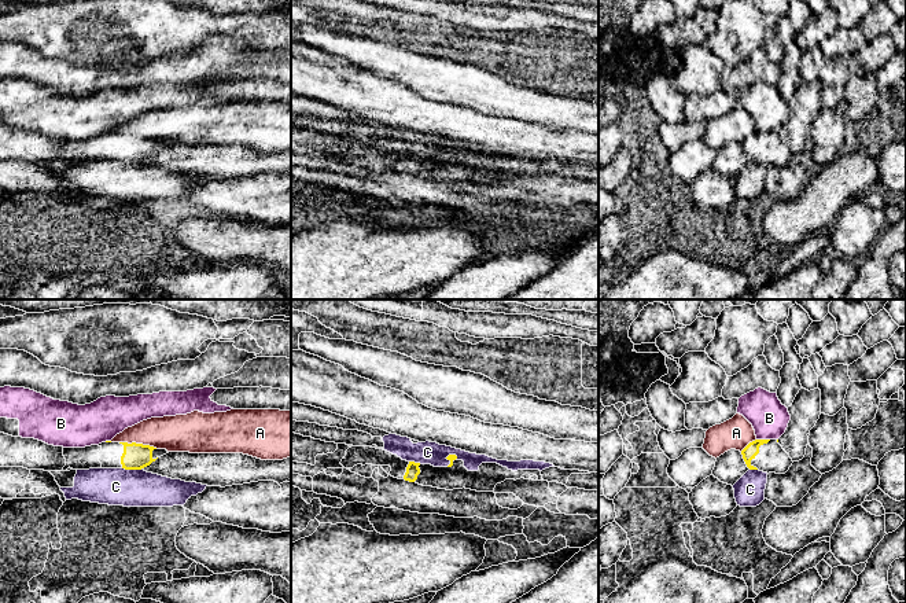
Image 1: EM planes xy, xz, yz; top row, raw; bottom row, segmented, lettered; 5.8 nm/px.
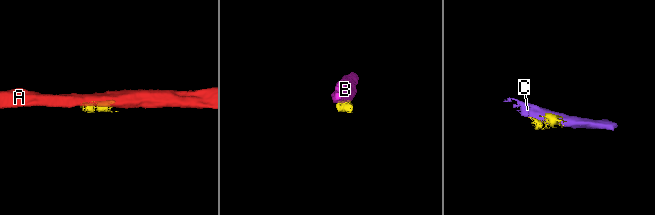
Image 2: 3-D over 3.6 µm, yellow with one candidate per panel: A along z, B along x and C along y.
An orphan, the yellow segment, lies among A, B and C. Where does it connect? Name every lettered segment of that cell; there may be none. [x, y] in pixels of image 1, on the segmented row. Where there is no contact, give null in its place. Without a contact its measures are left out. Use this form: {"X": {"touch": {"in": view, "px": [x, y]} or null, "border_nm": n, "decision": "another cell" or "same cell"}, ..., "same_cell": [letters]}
{"A": {"touch": {"in": "xy", "px": [139, 444]}, "border_nm": 220, "decision": "another cell"}, "B": {"touch": {"in": "yz", "px": [763, 440]}, "border_nm": 80, "decision": "another cell"}, "C": {"touch": {"in": "xy", "px": [132, 469]}, "border_nm": 110, "decision": "another cell"}, "same_cell": []}

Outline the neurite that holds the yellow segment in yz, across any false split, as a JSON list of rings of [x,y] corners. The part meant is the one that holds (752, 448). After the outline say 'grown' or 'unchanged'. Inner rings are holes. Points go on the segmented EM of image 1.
[[[755,440],[741,451],[750,470],[785,474],[792,466],[792,459],[777,440]]] | grown

